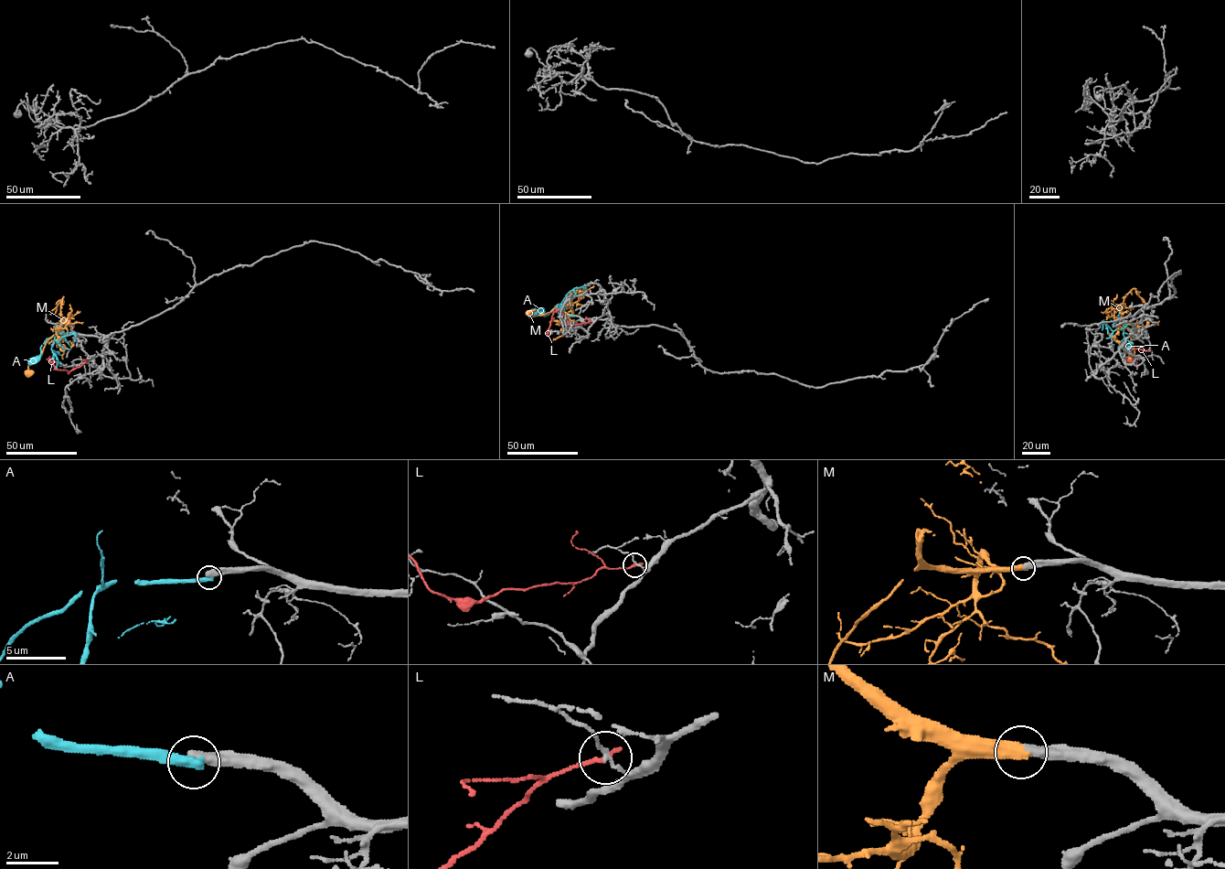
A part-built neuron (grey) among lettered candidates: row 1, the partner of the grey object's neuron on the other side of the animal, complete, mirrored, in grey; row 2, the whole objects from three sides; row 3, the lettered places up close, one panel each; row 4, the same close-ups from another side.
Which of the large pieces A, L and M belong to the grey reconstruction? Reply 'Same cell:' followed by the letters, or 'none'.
Same cell: M

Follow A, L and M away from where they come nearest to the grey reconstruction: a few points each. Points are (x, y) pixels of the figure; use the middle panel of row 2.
A: (574, 316), (567, 315), (560, 305), (569, 291), (583, 287)
L: (593, 321), (569, 325), (557, 309), (551, 316), (549, 334)
M: (573, 316), (564, 311), (565, 303), (571, 302), (573, 313), (557, 324), (559, 325)

